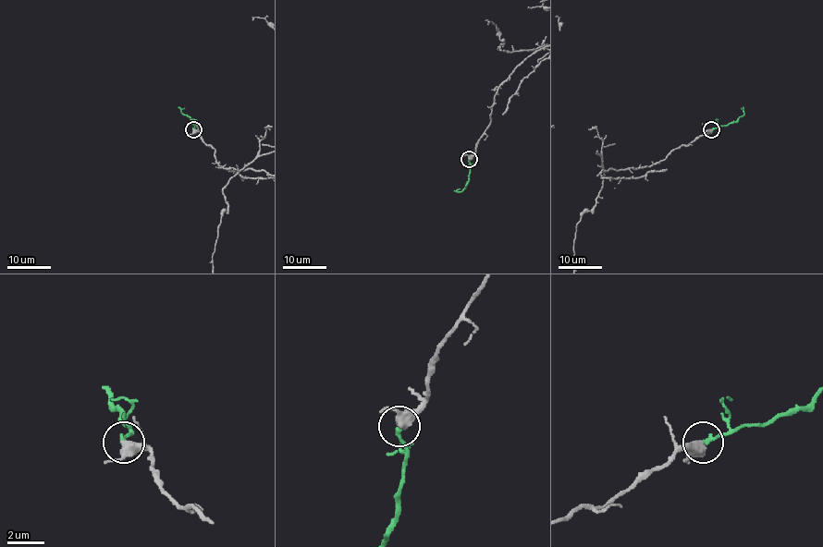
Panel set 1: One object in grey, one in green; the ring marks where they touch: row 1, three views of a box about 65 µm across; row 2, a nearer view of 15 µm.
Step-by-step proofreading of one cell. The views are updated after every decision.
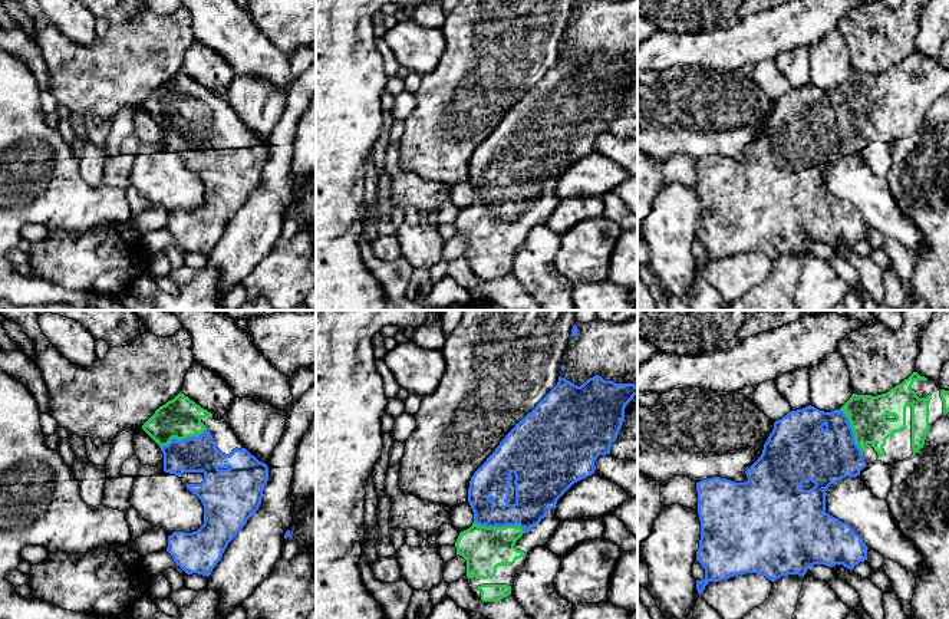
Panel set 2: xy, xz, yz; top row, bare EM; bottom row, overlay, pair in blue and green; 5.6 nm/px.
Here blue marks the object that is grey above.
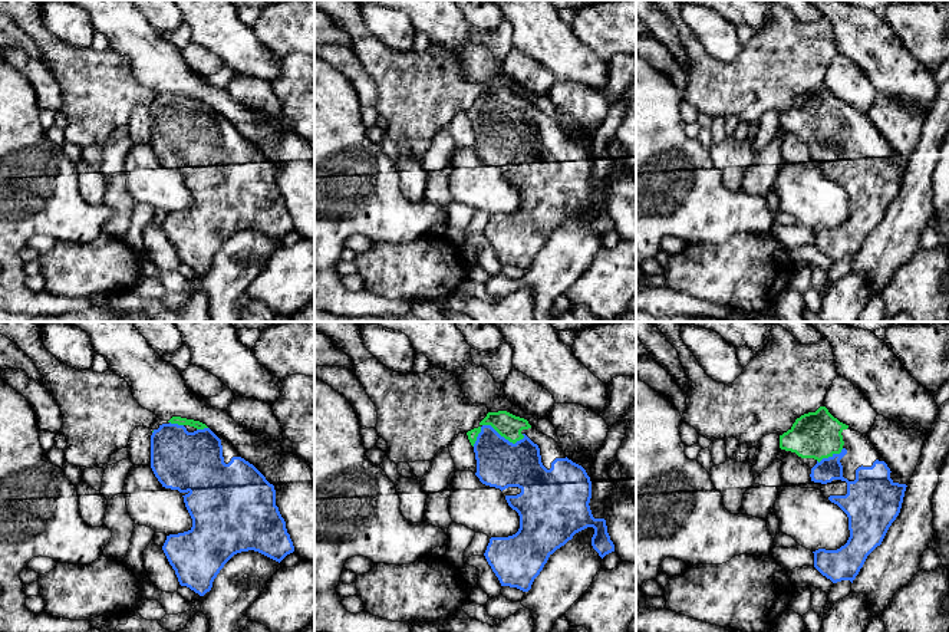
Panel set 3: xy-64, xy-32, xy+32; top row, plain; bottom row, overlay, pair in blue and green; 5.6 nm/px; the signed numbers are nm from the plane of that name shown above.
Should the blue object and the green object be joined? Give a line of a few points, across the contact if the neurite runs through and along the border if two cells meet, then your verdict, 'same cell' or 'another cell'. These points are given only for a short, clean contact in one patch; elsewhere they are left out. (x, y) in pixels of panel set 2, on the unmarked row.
line xz (534, 175), (511, 198), (500, 204), (484, 227); same cell

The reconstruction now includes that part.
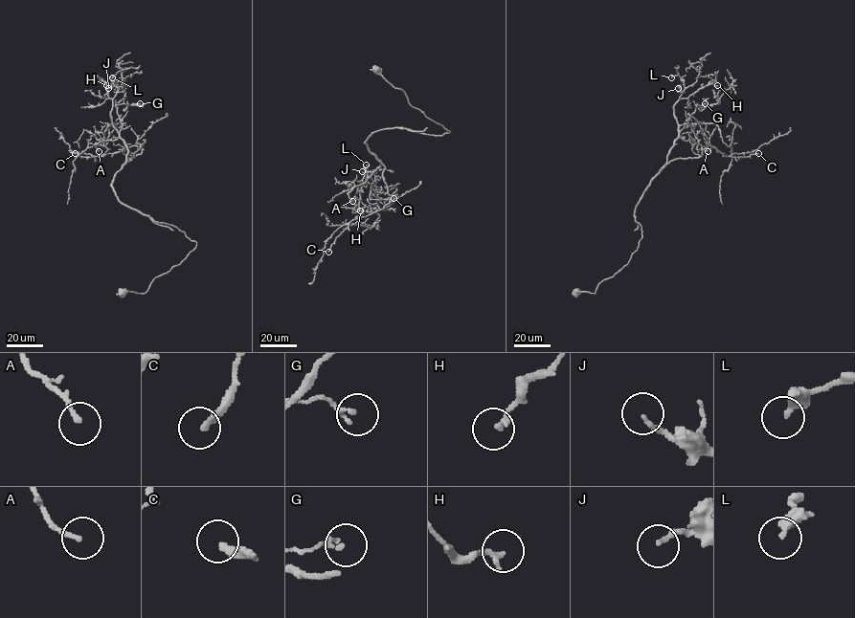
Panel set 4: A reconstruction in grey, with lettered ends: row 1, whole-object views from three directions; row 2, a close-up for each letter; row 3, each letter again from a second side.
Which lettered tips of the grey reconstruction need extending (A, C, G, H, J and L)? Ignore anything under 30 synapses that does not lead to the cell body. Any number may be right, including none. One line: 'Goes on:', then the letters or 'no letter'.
Goes on: no letter

